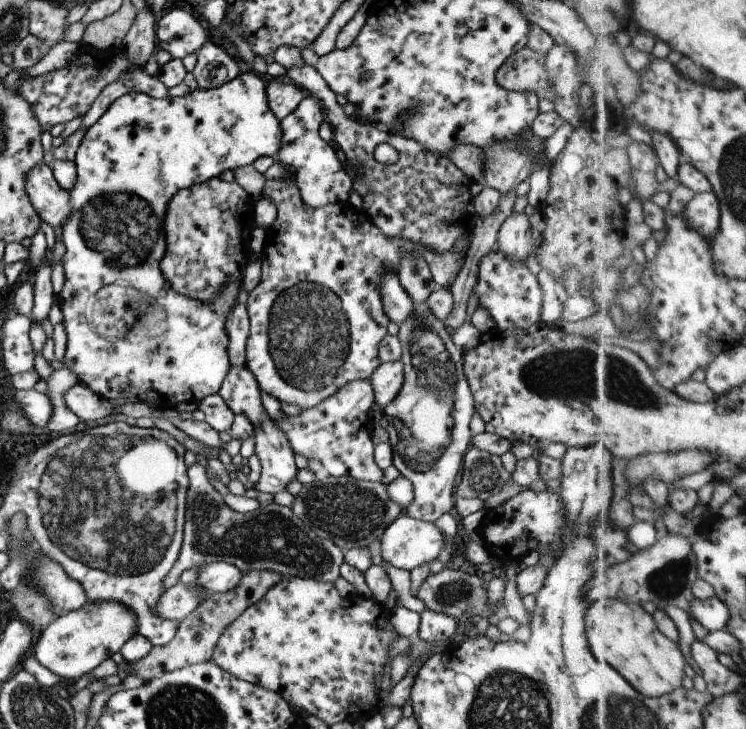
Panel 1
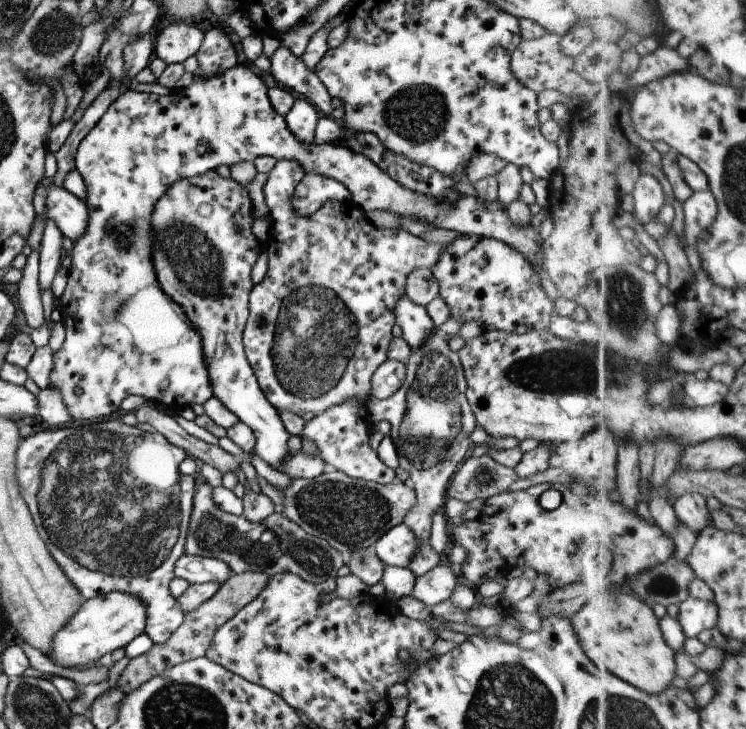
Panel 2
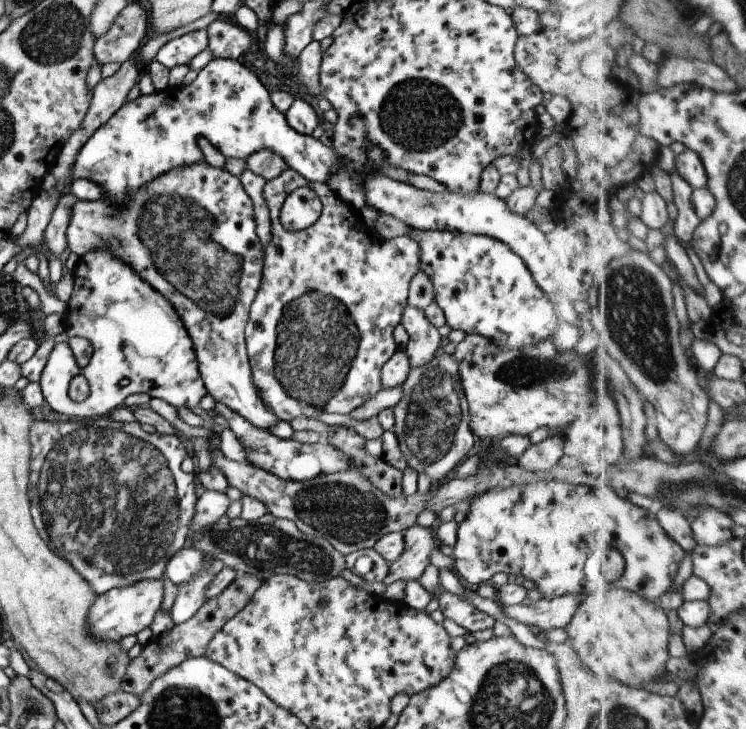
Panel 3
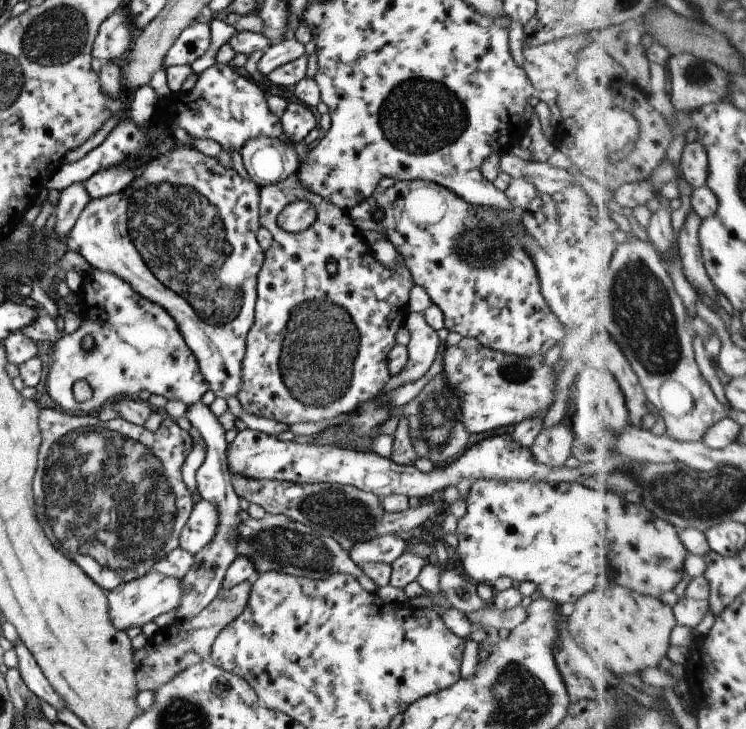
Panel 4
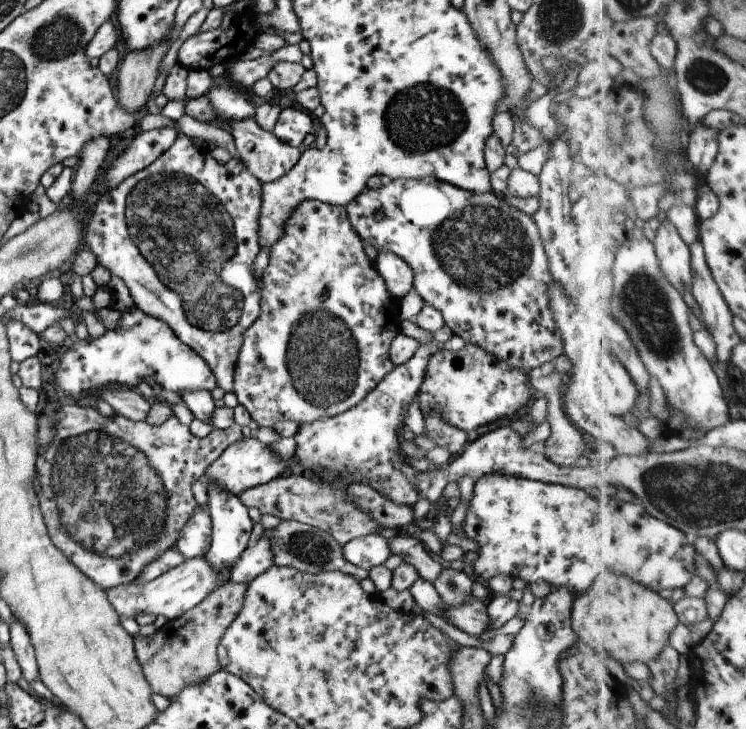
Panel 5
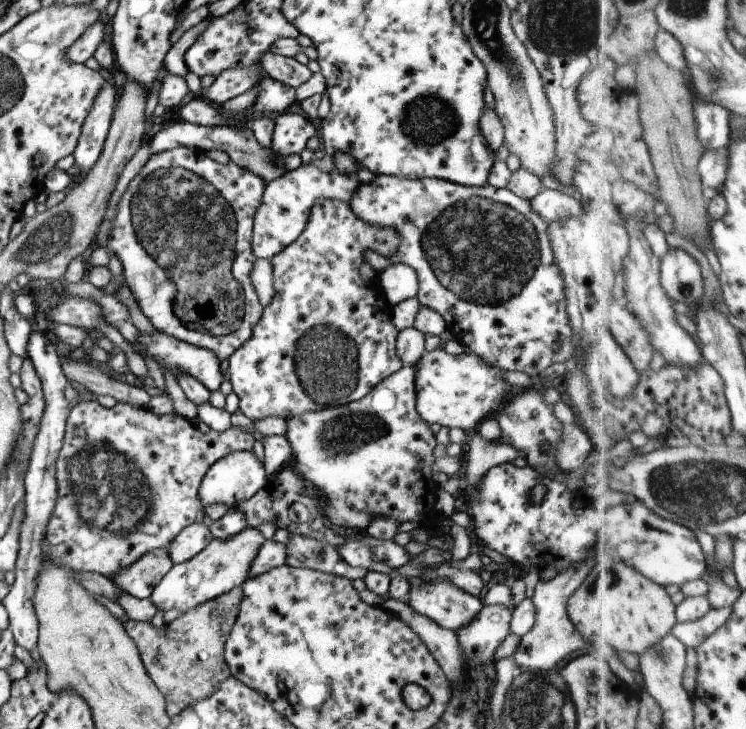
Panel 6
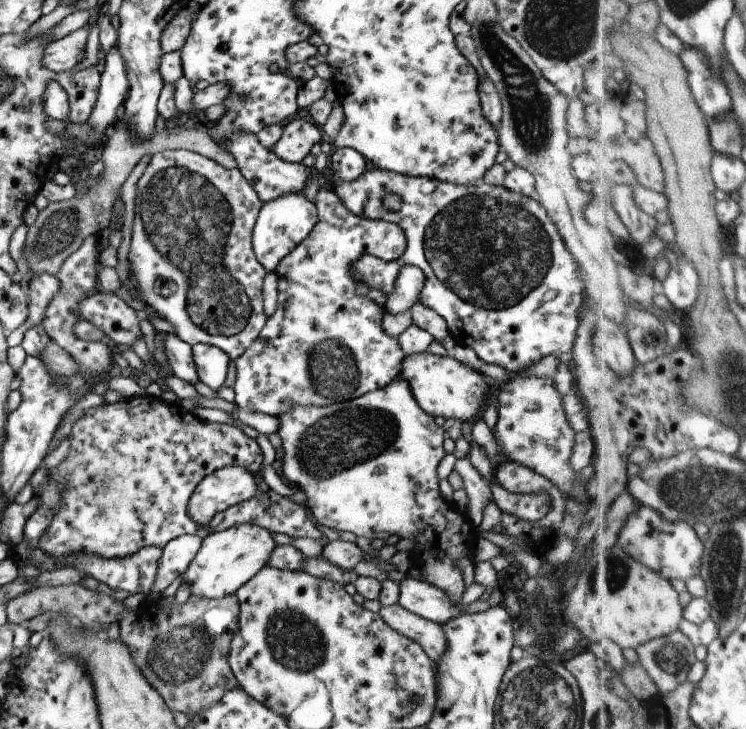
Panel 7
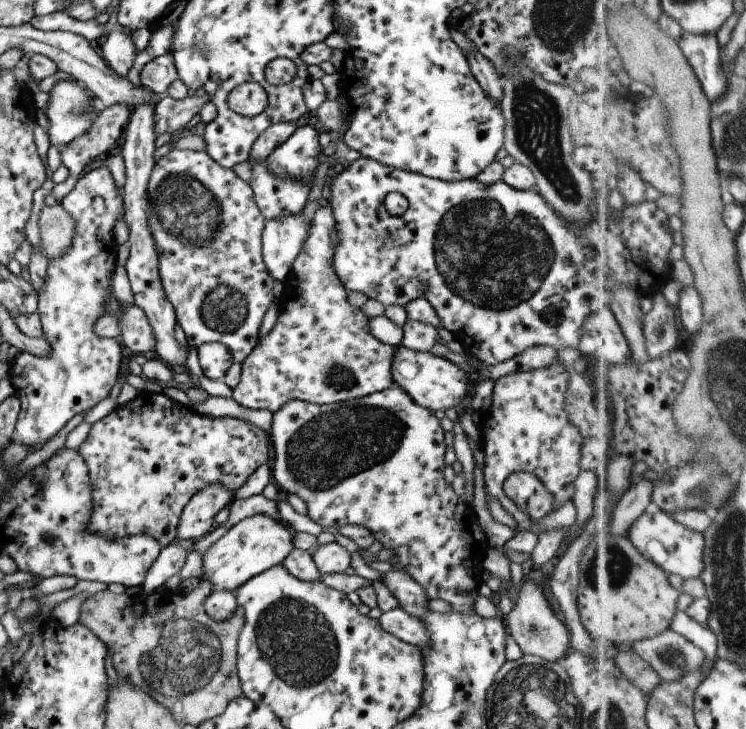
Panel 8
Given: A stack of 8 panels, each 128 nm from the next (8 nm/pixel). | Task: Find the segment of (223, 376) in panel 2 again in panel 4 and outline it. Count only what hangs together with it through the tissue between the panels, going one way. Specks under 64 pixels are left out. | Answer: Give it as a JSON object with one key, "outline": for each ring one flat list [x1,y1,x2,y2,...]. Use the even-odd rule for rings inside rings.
{"outline":[[176,144,176,146,165,155,156,157,143,166,130,184,120,192,90,199,89,203,81,210,77,221,68,233,67,244,62,249,68,249,81,256,86,264,100,272,115,274,124,282,152,304,163,308,177,324,177,329,189,351,196,359,199,373,208,385,208,390,219,399,235,397,240,392,241,366,245,353,245,338,254,320,254,305,256,302,256,279,264,260,263,249,259,247,256,240,256,231,260,228,258,218,259,187,250,179,242,180,232,169,225,169,218,164,217,158,209,158,197,152,193,147]]}

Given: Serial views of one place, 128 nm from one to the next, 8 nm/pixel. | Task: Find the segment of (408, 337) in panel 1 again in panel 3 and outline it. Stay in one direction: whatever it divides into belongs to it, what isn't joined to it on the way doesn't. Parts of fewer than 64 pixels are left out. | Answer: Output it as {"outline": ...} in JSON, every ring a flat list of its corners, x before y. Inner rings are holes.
{"outline":[[438,349,433,360,421,367,410,368,406,380,400,385,401,400,391,408,395,424,393,424,393,435,397,439,397,445,407,467,416,473,425,474,434,486,443,480,445,475,453,470,461,460,467,458,469,450,475,442,473,434,469,429,468,405,461,389,461,382,457,373,456,361,451,355,445,354],[414,523,402,532,404,548,398,560,388,564,388,574,381,581,385,586,397,580,418,581,430,564,429,556,433,547,433,534,428,527]]}

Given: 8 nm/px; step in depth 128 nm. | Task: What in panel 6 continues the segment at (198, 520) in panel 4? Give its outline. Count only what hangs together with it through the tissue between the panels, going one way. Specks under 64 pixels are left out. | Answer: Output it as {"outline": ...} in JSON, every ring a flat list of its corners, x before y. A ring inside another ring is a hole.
{"outline":[[201,521,199,524,186,526,177,533,167,546,167,554,172,564,181,564,191,560,195,554,207,546,212,534,209,532,208,522]]}

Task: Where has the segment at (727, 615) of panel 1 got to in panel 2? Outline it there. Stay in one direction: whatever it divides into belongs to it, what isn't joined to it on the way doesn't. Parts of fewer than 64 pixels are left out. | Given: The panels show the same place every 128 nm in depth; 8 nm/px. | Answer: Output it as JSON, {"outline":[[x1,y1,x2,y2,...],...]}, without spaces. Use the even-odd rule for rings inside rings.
{"outline":[[691,596,679,607,678,620,687,638,697,636,705,629,718,629,720,613,718,605,714,601]]}

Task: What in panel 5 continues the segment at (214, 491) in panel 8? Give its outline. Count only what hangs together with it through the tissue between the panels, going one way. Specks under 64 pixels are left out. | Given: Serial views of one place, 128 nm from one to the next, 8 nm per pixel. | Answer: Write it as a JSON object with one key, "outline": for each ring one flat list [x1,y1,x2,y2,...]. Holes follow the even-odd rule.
{"outline":[[252,436,227,446,225,451,205,470,201,480,205,480,205,487,207,483,216,483,225,491,238,496,243,490,266,484,288,471,300,471,299,464,295,464,293,456,289,459,279,459,267,445]]}

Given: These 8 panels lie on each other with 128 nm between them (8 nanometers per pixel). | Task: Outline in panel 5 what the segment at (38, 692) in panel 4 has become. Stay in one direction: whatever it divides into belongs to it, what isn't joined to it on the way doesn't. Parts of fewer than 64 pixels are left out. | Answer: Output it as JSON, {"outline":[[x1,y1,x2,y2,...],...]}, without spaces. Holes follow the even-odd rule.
{"outline":[[13,616,12,623,9,625,8,646,11,648,23,680,30,683,37,679,38,669,32,645,22,625]]}

